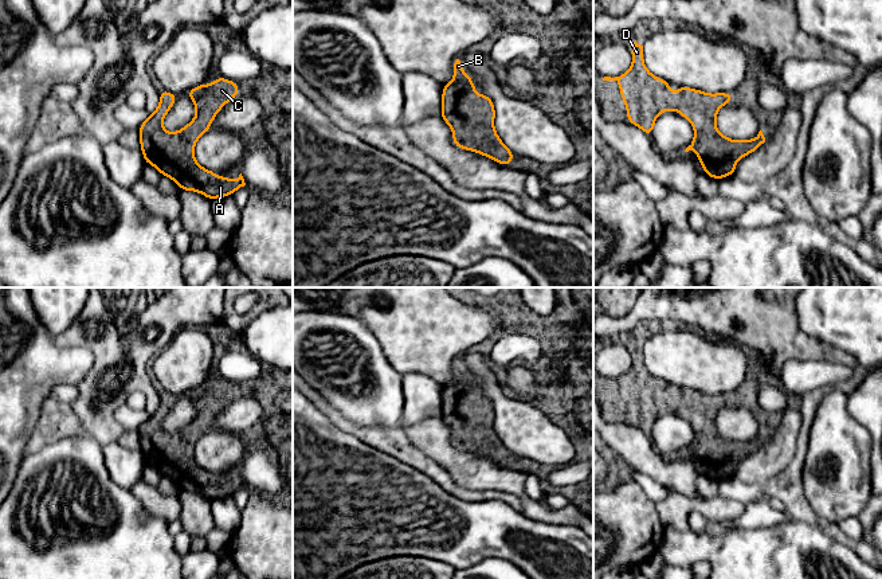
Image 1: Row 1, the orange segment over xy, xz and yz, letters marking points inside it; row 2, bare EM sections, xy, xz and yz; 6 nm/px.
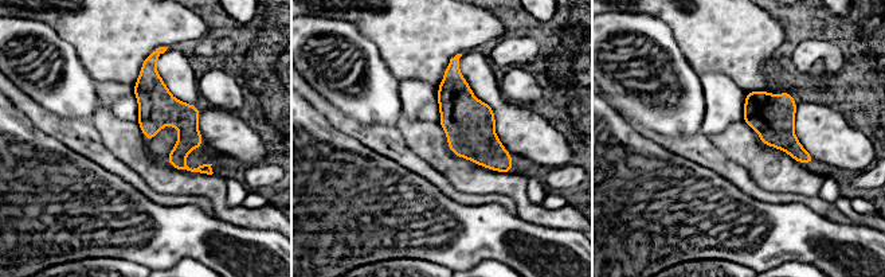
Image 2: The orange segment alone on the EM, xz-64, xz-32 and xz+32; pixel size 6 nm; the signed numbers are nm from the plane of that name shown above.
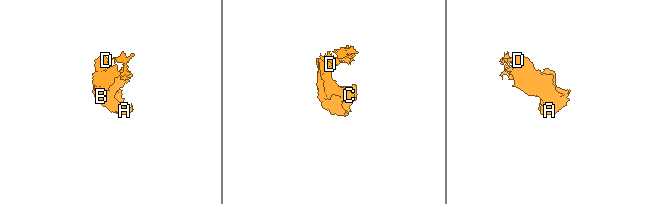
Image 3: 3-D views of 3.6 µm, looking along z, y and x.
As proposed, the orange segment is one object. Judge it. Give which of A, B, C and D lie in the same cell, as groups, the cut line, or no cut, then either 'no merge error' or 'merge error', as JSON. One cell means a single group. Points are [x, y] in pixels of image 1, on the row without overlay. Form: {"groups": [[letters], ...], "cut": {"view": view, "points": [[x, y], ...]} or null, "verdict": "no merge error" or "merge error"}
{"groups": [["A", "B", "C", "D"]], "cut": null, "verdict": "no merge error"}

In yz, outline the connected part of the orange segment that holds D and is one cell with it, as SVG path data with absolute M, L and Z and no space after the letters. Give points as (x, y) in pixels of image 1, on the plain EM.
M638 345L628 349L632 355L632 365L630 371L619 377L604 377L603 382L616 382L620 387L620 398L624 402L628 414L627 423L640 429L648 438L652 437L656 418L667 411L677 411L683 419L689 420L694 429L694 441L685 453L694 451L698 462L703 467L703 474L717 482L726 477L733 477L736 465L740 459L753 454L764 443L765 438L760 431L753 441L730 441L720 434L716 426L718 410L733 402L732 394L709 395L701 391L679 387L674 398L670 391L670 384L652 376L643 361L643 347Z

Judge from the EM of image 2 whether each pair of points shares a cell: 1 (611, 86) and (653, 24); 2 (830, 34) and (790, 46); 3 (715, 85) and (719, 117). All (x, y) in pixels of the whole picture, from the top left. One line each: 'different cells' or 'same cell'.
1: same cell
2: same cell
3: same cell

